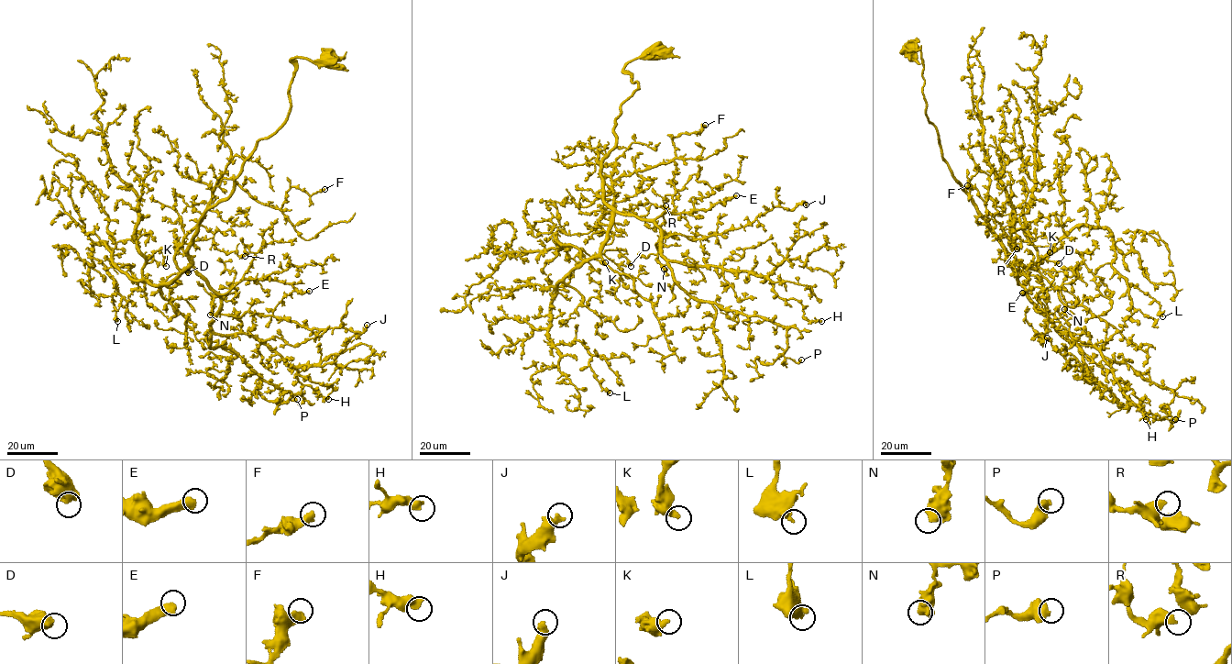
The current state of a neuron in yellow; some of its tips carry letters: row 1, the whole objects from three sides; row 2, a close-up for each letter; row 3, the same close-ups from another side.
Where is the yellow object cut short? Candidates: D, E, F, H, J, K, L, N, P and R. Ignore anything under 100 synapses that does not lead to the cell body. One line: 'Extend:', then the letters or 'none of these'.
Extend: E

